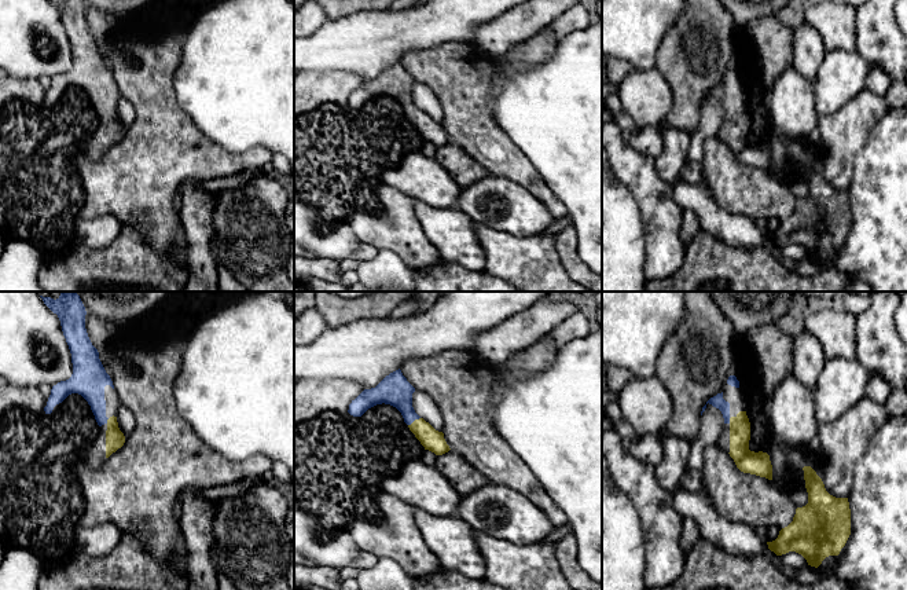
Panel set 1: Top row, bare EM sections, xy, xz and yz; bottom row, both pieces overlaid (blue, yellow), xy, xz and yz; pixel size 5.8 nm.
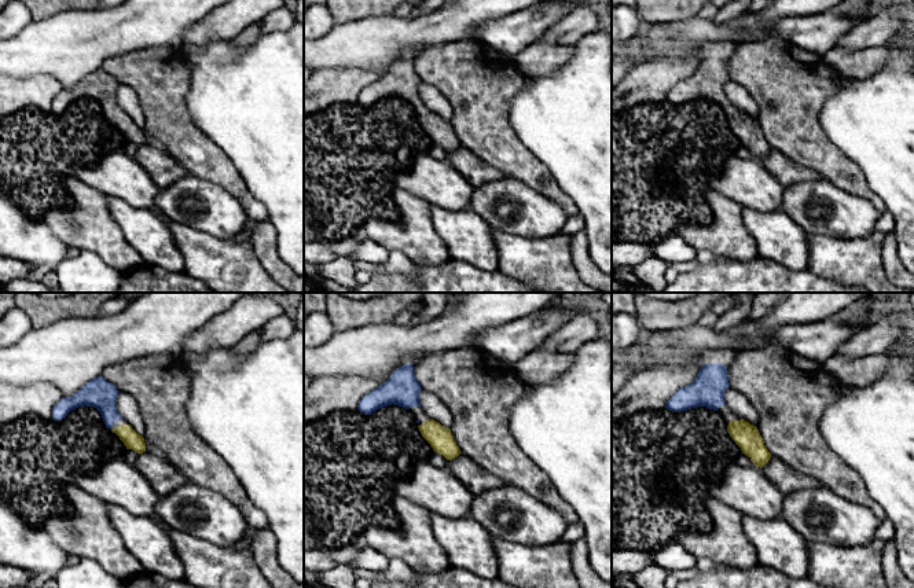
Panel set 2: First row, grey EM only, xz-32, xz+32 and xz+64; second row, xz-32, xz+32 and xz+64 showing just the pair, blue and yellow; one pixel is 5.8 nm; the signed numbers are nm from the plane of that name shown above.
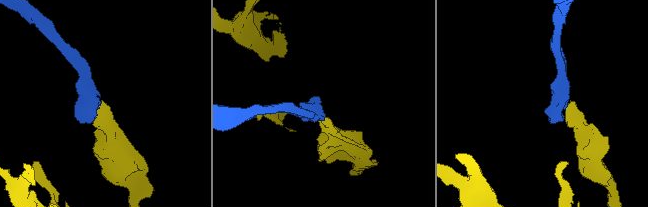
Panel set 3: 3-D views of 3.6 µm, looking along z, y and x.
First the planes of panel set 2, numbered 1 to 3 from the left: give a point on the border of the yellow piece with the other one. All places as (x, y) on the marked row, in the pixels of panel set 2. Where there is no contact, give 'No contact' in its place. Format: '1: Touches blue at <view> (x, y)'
1: No contact
2: No contact
3: No contact

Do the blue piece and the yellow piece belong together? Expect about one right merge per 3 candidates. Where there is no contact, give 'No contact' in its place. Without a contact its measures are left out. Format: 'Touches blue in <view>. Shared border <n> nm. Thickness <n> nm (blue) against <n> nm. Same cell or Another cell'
Touches blue in xz. Shared border 90 nm. Thickness 180 nm (blue) against 130 nm. Same cell

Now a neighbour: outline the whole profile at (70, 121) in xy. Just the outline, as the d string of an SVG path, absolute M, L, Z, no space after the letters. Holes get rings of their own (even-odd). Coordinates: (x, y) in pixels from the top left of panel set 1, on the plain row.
M78 85L69 87L51 106L12 99L0 110L0 234L4 241L26 241L44 260L65 259L77 248L76 221L85 194L73 158L84 154L82 144L92 138L98 124L91 98Z

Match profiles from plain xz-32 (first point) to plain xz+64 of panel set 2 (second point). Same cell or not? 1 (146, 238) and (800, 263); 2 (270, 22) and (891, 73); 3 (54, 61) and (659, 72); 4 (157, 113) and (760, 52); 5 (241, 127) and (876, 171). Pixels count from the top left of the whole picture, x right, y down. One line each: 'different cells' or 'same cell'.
1: same cell
2: different cells
3: different cells
4: same cell
5: same cell

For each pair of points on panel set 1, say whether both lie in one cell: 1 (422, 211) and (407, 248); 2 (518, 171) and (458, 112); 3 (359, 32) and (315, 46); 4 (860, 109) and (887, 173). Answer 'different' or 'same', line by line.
1: different
2: same
3: same
4: different

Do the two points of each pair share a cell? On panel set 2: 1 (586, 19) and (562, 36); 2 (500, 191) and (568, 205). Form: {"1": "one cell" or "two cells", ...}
{"1": "one cell", "2": "two cells"}

